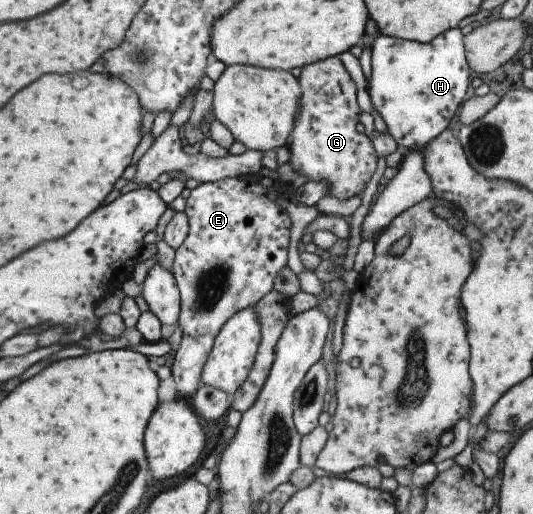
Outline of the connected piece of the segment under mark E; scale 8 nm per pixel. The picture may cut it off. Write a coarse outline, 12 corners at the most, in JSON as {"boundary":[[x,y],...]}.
{"boundary":[[256,174],[201,183],[170,266],[189,403],[223,323],[273,288],[291,220]]}

